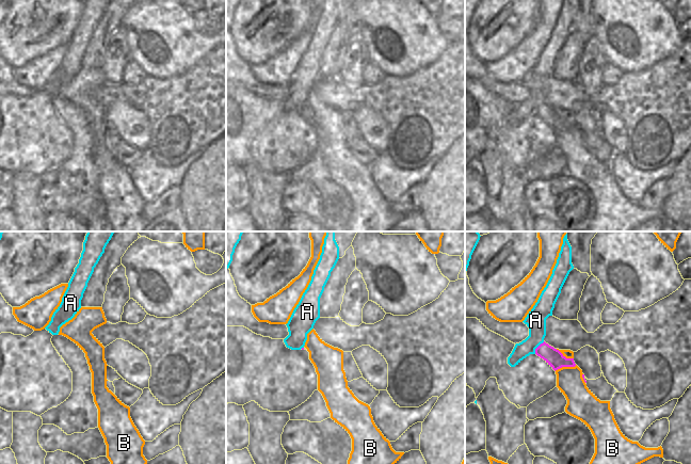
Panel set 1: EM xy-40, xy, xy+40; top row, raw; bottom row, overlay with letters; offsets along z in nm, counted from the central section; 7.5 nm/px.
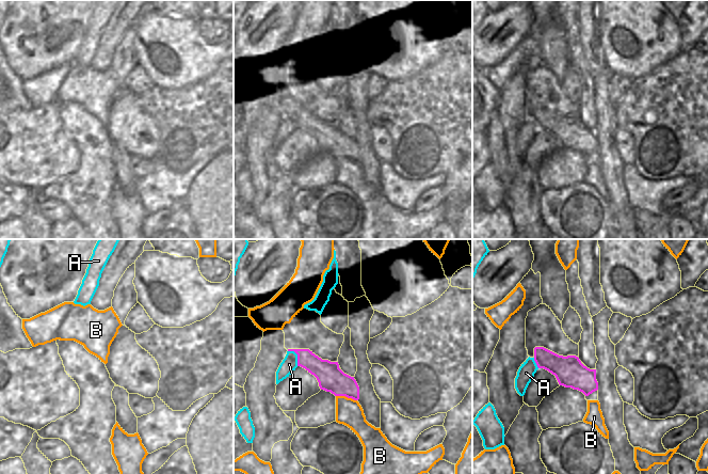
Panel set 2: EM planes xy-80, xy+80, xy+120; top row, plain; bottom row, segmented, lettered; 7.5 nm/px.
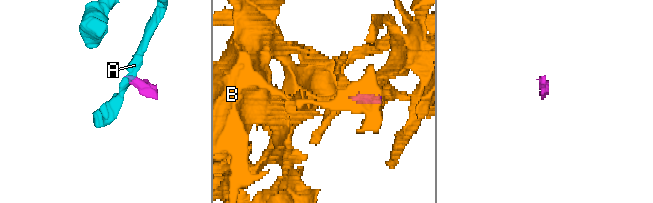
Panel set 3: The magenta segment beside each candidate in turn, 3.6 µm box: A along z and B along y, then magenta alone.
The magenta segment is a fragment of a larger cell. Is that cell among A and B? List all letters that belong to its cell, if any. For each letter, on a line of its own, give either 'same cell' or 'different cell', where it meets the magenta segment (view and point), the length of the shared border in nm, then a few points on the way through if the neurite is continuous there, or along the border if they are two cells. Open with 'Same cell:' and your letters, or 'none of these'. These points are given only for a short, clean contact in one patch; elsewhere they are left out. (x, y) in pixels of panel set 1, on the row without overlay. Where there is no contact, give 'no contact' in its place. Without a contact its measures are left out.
Same cell: none of these
A: different cell | xy+40 (537, 108) | 120 nm | along xy+40 (544, 102), (535, 110), (534, 114)
B: different cell | xy+40 (565, 127) | 170 nm | along xy+40 (576, 126), (560, 128), (555, 131)

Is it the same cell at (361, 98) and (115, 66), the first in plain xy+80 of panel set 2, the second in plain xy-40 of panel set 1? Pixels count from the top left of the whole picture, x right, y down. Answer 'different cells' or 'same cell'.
same cell

